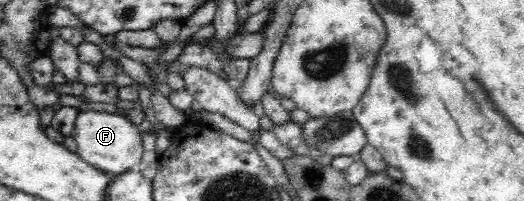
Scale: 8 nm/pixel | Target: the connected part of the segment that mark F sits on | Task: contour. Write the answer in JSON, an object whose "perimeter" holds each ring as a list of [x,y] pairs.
{"perimeter":[[[79,110],[70,135],[77,144],[77,155],[87,164],[110,176],[134,169],[143,153],[142,134],[129,118],[97,110]]]}

